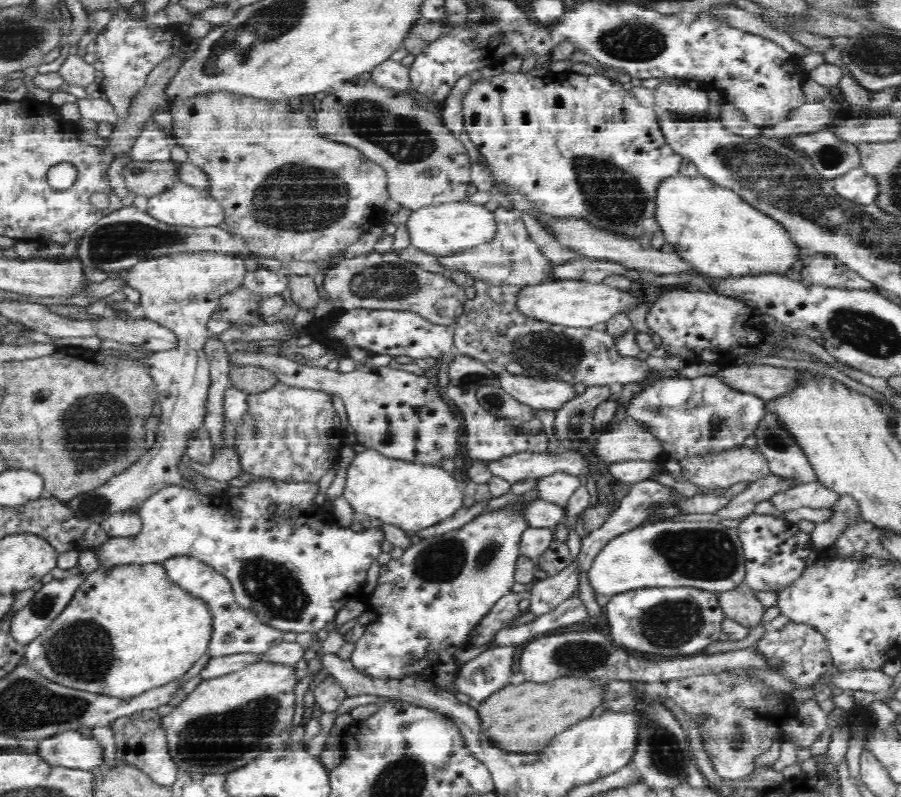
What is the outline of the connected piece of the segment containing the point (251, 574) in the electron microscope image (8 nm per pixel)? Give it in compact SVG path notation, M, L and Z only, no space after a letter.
M271 476L248 480L236 495L226 491L203 494L186 480L166 484L158 492L150 494L137 511L143 522L138 534L108 535L97 547L96 571L128 565L160 564L177 556L194 557L221 572L231 582L235 601L243 609L254 612L262 624L284 633L317 633L334 620L343 604L360 595L366 572L381 553L380 545L384 541L380 529L369 529L360 534L350 528L336 530L334 522L316 520L318 494L319 480L290 482Z

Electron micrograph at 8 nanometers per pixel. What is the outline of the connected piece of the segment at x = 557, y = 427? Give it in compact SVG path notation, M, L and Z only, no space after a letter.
M592 384L577 399L571 400L555 412L554 438L562 440L584 440L591 436L598 426L592 422L592 410L598 402L610 396L610 386Z

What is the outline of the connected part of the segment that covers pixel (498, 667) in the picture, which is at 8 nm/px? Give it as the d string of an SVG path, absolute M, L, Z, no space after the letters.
M516 643L492 646L470 660L458 674L458 692L469 696L470 704L478 706L510 685L517 646Z

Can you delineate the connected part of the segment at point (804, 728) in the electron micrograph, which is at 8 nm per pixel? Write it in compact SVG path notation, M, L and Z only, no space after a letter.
M723 671L676 678L665 688L667 695L682 708L698 728L704 752L716 775L722 780L740 780L756 771L756 760L770 746L780 742L794 744L799 750L810 748L828 726L828 716L817 698L798 702L791 692L784 694L768 686L756 674Z

